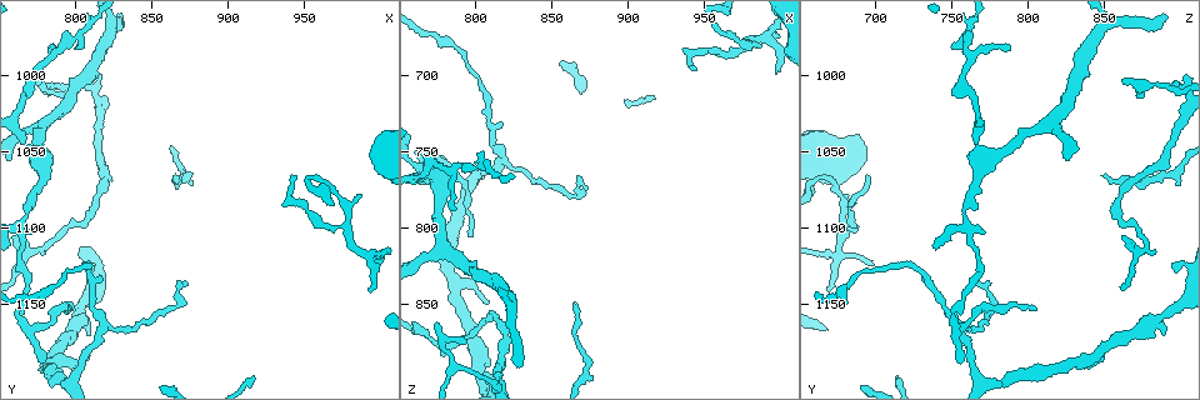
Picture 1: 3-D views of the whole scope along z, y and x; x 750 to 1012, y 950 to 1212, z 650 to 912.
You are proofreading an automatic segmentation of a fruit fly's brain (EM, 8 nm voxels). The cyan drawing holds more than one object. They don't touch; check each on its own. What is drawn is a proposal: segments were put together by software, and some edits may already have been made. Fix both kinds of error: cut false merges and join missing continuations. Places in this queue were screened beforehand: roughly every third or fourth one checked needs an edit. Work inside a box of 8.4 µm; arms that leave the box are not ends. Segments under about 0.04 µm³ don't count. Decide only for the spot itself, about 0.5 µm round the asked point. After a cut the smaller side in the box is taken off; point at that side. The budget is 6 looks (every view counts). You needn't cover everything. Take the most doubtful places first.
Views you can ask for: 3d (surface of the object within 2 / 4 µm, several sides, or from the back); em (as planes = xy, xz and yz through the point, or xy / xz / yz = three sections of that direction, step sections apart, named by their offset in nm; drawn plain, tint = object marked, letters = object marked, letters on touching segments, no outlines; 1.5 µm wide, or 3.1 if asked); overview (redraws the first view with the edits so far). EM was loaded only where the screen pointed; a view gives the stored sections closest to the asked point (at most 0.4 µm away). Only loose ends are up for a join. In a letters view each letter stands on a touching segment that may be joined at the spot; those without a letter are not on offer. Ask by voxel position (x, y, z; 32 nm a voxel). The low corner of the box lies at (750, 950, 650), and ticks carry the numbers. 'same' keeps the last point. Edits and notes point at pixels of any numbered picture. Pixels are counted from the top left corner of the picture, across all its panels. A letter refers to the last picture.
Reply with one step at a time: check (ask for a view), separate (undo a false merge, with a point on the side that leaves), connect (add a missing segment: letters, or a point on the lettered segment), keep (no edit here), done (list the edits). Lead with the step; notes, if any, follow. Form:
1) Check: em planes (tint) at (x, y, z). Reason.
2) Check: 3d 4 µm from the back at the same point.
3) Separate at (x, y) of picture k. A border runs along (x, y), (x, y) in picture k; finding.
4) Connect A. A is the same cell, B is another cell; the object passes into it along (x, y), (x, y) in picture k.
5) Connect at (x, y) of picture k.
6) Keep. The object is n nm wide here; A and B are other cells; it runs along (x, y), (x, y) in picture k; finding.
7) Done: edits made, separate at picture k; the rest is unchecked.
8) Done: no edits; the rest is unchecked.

Check: em xy step 4 (plain) at (780, 1186, 758). An open end.

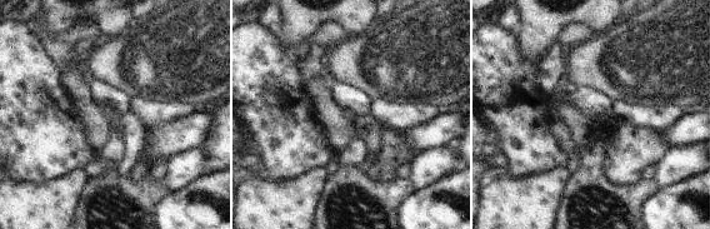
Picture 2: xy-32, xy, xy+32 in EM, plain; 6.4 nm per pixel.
Check: em xy step 4 (letters) at the same point. What lies round it.

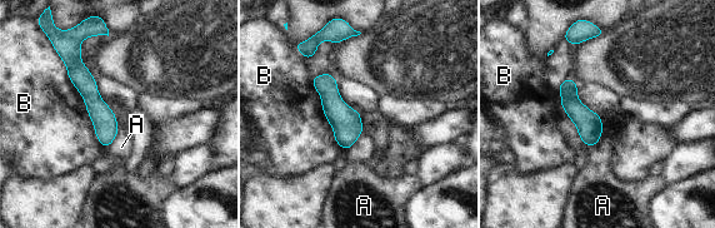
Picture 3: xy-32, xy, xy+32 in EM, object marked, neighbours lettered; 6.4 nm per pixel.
Keep. The object is 140 nm wide here; A and B are other cells; no lettered segment goes on from it.

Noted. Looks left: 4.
Check: em xz step 4 (letters) at (868, 1134, 768).

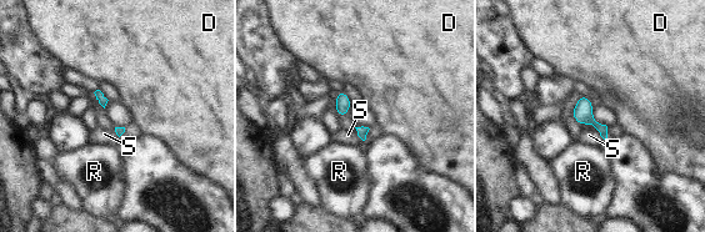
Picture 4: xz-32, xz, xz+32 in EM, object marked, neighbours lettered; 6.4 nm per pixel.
Check: em planes (letters) at the same point.

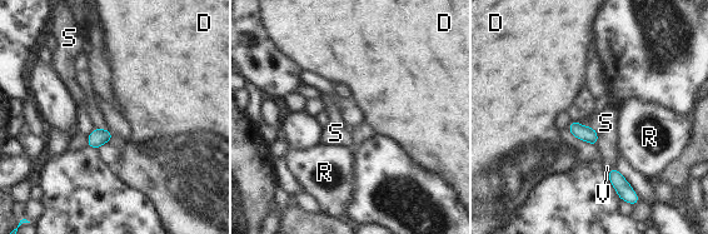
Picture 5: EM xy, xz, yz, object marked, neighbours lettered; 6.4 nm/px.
Keep. The longest contact is with S, 150 nm; D, R, S and V are other cells; none of them fits.

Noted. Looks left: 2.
Check: em planes (letters) at (794, 1154, 806). Tapers out.

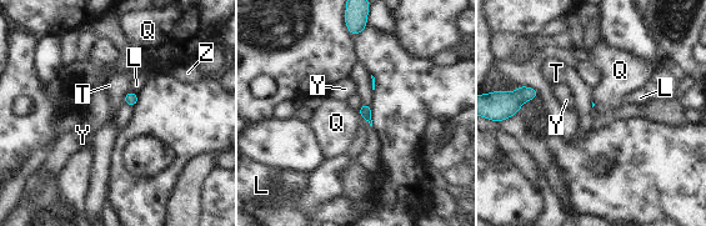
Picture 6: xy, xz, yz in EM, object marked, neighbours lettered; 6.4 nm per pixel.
Keep. The longest contact is with T, 90 nm; L, Q, T, Y and Z are other cells; a border runs along (357, 112), (361, 117) in picture 6; none of them fits.

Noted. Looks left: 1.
Done: no edits; the rest is unchecked.

